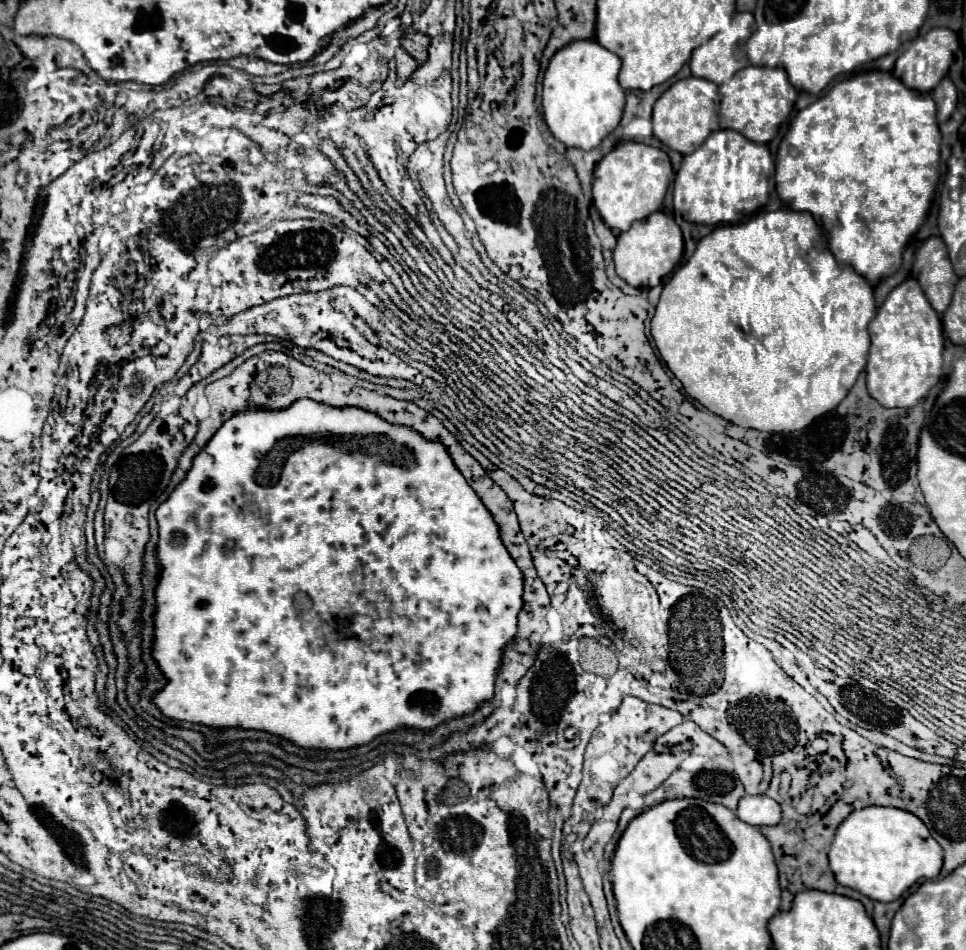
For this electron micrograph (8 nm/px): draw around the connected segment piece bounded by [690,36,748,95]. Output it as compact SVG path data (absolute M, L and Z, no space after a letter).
M714 36L706 44L698 46L690 58L692 74L714 82L718 86L719 95L720 86L726 84L734 76L734 72L746 66L748 58L742 44L738 42L722 44L720 36Z

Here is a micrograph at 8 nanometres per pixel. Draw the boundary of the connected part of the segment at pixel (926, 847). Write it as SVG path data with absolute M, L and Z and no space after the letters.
M868 806L848 814L830 846L830 868L842 886L878 902L900 898L922 878L936 878L942 868L942 848L918 816L900 808Z

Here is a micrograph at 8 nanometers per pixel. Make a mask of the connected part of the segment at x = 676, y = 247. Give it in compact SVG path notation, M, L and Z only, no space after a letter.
M657 211L648 218L632 224L628 232L618 236L618 244L613 251L616 274L626 280L634 288L652 288L662 282L666 274L672 273L682 258L684 240L680 226L674 218L664 212Z

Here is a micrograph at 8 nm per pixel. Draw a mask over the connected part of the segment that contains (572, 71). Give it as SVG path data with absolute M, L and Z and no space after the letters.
M576 40L554 54L542 82L542 110L556 140L572 148L592 150L618 126L624 108L618 72L620 58L596 40Z

